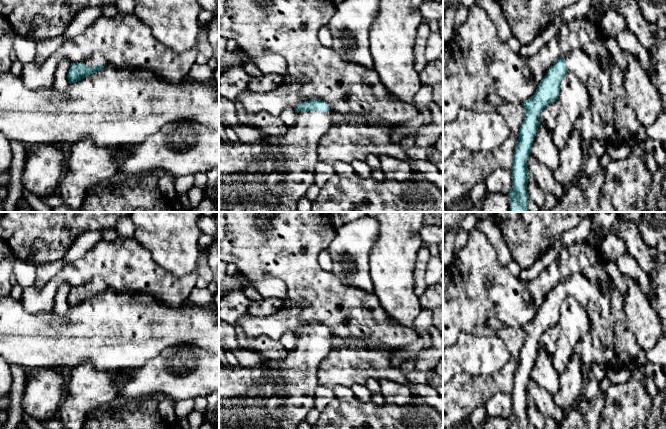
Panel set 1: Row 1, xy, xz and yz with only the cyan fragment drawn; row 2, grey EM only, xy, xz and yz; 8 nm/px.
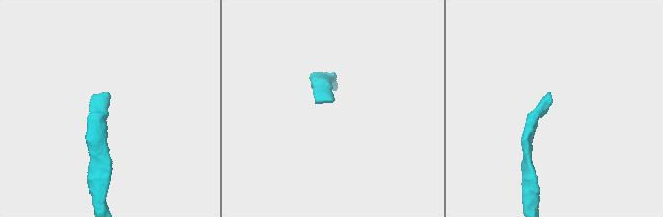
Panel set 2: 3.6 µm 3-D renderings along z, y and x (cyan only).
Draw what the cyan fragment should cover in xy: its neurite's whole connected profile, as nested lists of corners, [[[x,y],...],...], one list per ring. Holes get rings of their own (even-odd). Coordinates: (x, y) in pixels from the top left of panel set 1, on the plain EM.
[[[95,276],[87,284],[80,287],[72,287],[67,298],[69,307],[75,307],[91,299],[108,288],[101,276]]]

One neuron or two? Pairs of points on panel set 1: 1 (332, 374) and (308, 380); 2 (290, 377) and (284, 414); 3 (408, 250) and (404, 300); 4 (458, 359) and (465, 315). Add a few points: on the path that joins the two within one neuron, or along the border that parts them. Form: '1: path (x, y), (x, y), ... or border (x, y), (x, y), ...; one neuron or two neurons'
1: border (316, 370), (319, 383); two neurons
2: path (290, 386), (290, 398), (284, 405); one neuron
3: path (403, 262), (403, 288); one neuron
4: border (485, 336), (461, 332), (453, 344); two neurons

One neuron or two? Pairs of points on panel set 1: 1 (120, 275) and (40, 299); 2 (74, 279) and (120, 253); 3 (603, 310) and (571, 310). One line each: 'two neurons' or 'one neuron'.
1: one neuron
2: one neuron
3: two neurons

